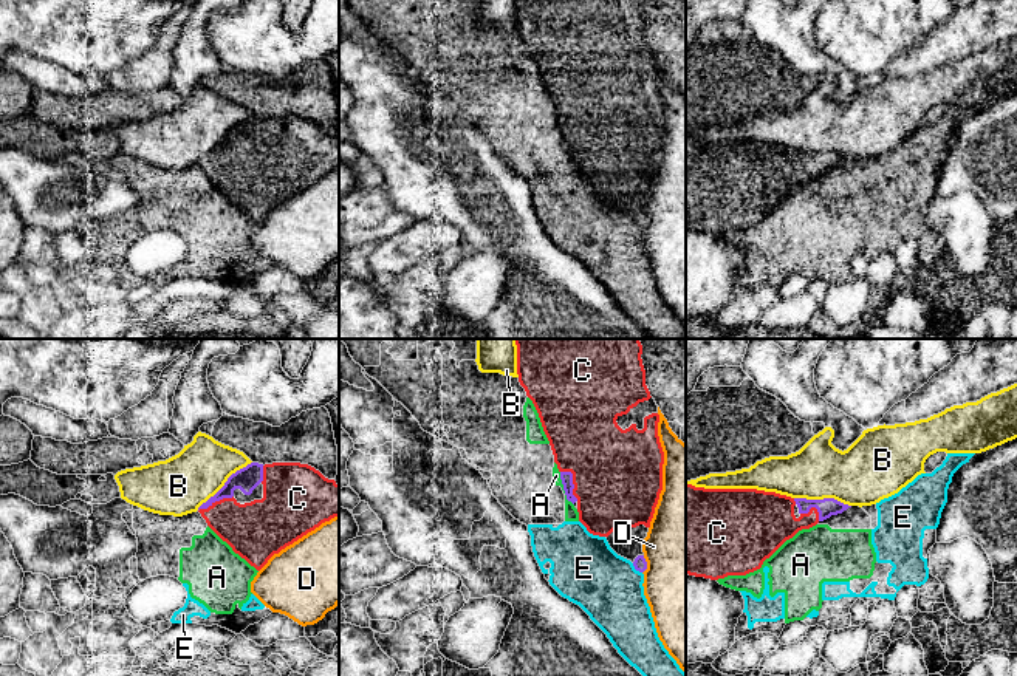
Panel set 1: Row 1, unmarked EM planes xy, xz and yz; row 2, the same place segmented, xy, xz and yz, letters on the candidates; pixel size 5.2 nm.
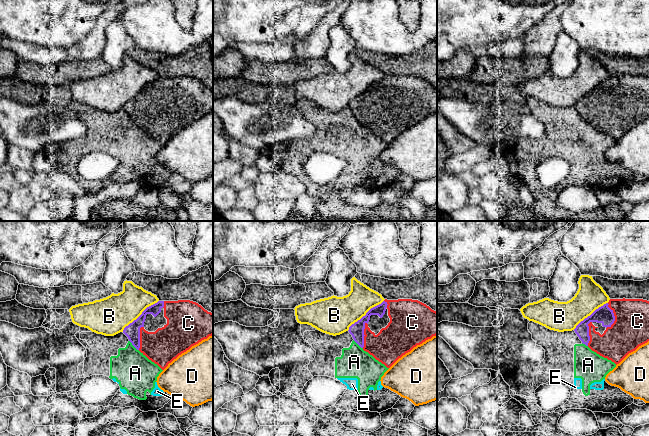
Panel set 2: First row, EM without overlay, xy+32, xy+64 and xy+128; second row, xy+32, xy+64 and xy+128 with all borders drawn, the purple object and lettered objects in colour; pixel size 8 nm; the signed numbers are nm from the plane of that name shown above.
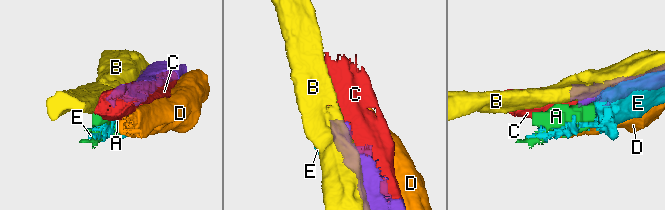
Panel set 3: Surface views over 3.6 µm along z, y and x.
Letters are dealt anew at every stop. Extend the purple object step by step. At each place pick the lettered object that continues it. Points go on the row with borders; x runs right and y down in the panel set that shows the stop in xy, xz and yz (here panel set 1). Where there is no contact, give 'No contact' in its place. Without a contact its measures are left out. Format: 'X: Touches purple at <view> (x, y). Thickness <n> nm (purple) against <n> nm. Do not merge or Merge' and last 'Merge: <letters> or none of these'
A: Touches purple at xz (564, 489). Thickness 60 nm (purple) against 50 nm. Do not merge
B: Touches purple at xy (225, 483). Thickness 120 nm (purple) against 300 nm. Do not merge
C: Touches purple at xz (571, 481). Thickness 60 nm (purple) against 460 nm. Merge
D: Touches purple at xz (646, 565). Thickness 70 nm (purple) against 440 nm. Do not merge
E: Touches purple at xz (636, 570). Thickness 70 nm (purple) against 360 nm. Do not merge
Merge: C

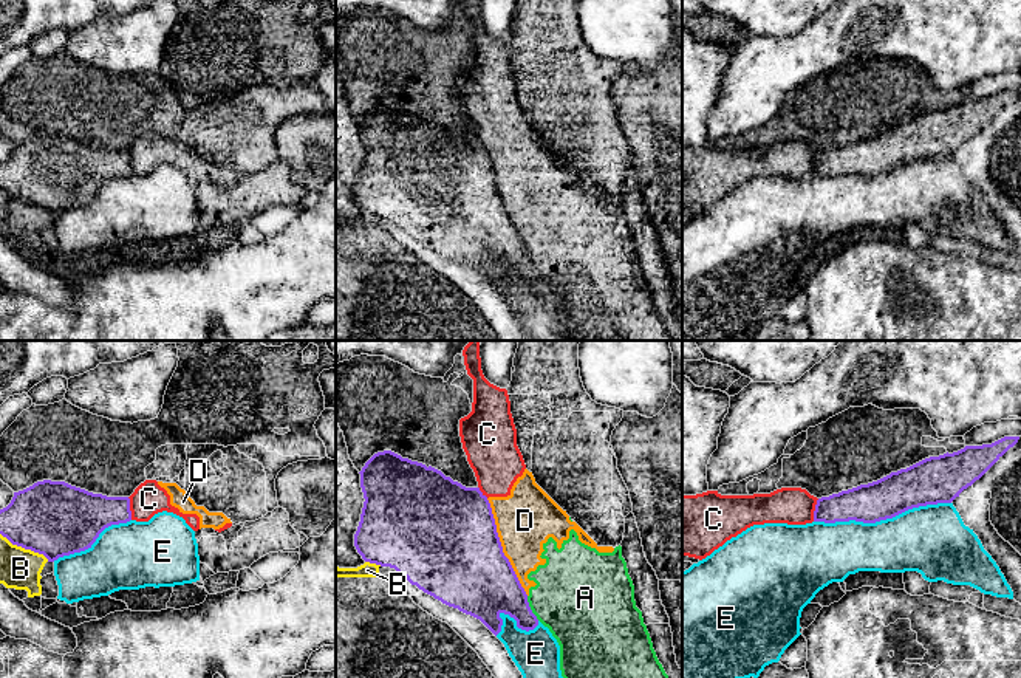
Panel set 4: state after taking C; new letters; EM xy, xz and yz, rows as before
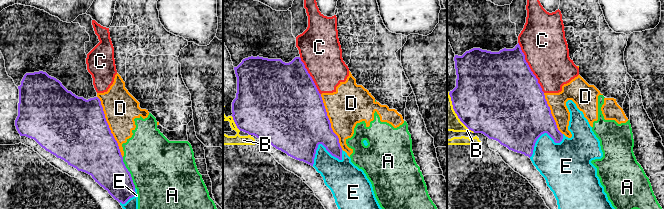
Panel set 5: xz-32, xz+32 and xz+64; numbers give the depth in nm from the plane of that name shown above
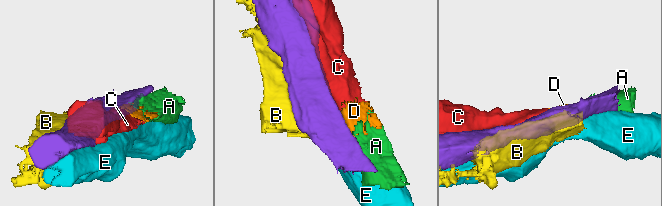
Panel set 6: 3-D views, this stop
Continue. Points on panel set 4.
A: Touches purple at xz (529, 609). Thickness 320 nm (purple) against 440 nm. Do not merge
B: Touches purple at xy (25, 548). Thickness 380 nm (purple) against 220 nm. Do not merge
C: Touches purple at xy (129, 508). Thickness 260 nm (purple) against 170 nm. Do not merge
D: Touches purple at xz (501, 547). Thickness 500 nm (purple) against 300 nm. Do not merge
E: Touches purple at yz (882, 519). Thickness 220 nm (purple) against 340 nm. Do not merge
Merge: none of these

